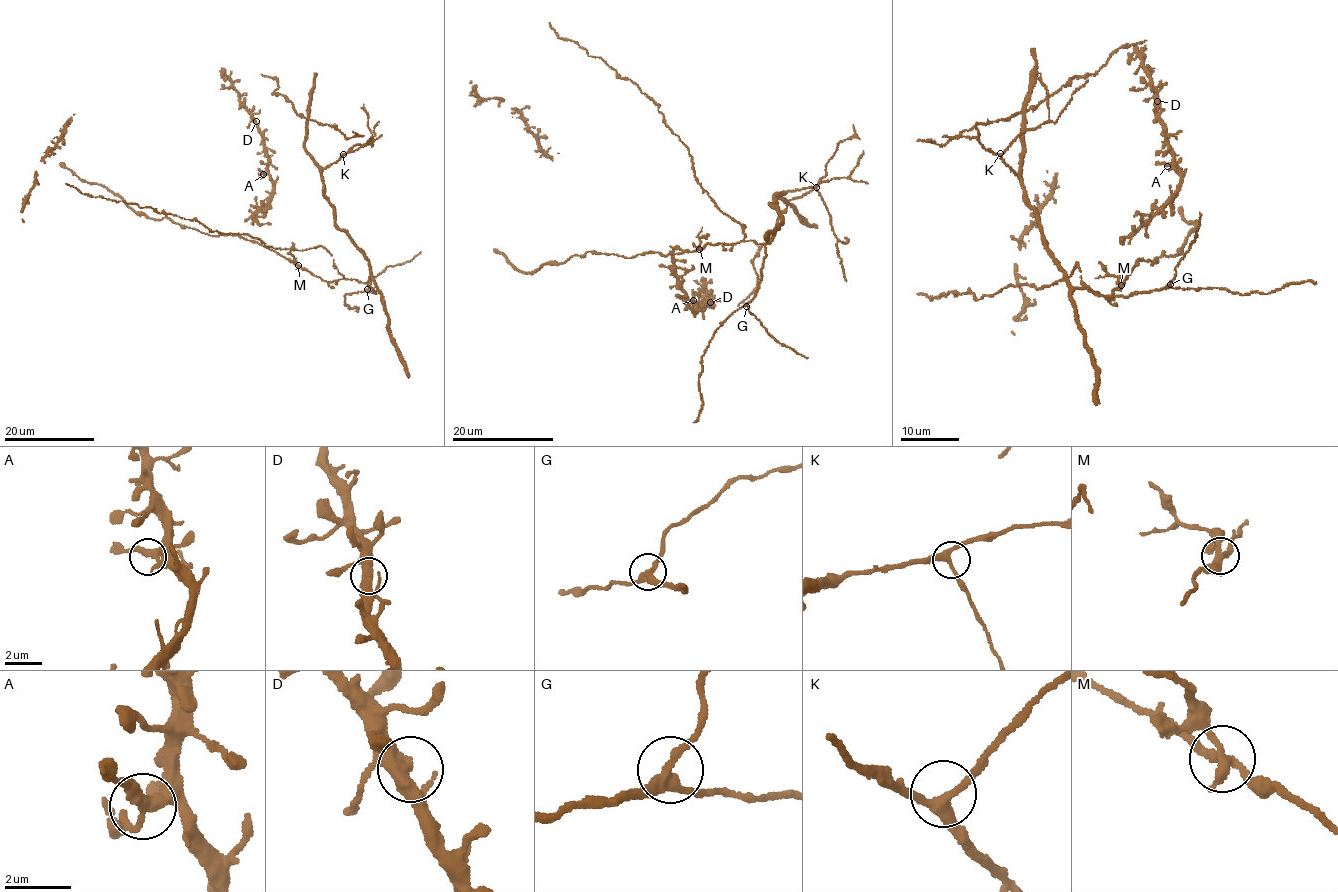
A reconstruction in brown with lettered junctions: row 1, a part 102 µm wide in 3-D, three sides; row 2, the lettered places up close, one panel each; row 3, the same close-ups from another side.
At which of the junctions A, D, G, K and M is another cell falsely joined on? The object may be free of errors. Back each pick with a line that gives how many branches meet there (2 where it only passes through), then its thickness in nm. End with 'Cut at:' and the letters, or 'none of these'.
M: 3 branches meet; 280 nm thick
Cut at: M

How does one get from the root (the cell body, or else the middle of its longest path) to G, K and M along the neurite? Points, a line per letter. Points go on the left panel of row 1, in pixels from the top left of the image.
G: (333, 259), (335, 267), (344, 278), (365, 282), (376, 294), (367, 289)
K: (333, 259), (346, 280), (367, 282), (367, 257), (338, 227), (334, 206), (324, 193), (324, 169), (343, 154)
M: (333, 259), (335, 267), (343, 277), (335, 281), (323, 281), (298, 265)

